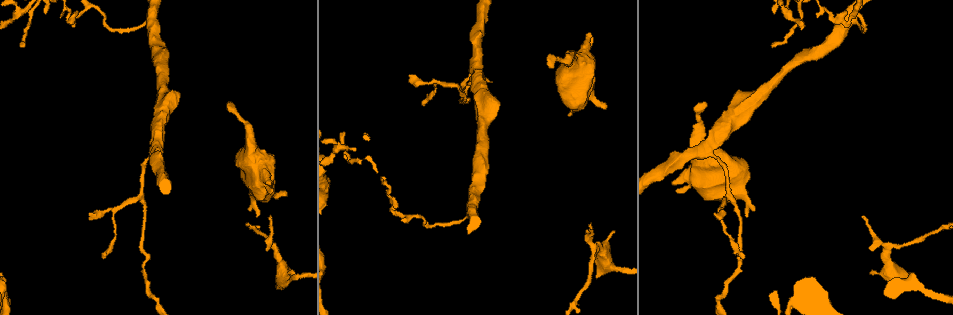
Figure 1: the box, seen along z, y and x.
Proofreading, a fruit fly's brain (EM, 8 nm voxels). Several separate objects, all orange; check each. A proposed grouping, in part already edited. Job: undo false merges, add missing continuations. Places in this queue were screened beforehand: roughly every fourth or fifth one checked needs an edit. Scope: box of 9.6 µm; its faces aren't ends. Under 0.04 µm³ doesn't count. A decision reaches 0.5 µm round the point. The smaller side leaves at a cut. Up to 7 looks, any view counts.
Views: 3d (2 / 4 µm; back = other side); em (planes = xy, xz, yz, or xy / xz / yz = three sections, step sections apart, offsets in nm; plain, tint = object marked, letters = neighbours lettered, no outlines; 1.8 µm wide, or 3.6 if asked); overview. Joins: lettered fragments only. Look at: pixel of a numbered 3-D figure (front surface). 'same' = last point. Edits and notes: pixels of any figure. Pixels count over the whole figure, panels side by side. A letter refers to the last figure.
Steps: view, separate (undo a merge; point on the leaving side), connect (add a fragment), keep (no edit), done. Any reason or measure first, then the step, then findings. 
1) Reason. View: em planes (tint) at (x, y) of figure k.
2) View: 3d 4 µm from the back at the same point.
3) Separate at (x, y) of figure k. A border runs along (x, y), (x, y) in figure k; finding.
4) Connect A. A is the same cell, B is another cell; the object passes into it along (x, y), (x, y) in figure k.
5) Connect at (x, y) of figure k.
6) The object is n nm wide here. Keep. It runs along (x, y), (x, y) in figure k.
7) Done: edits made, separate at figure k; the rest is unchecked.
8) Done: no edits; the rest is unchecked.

View: 3d 4 µm at (293, 278) of figure 1.

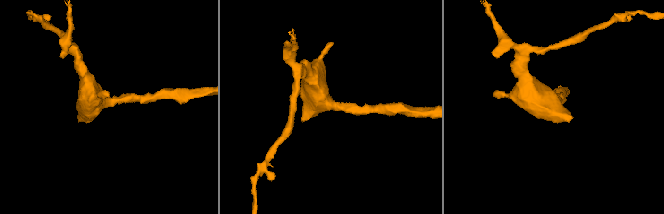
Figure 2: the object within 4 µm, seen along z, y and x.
Now the EM. View: em xz step 4 (tint) at (326, 100) of figure 2.

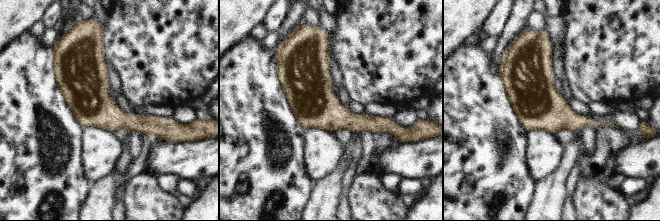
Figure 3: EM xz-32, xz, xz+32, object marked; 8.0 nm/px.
View: em planes (letters) at the same point.

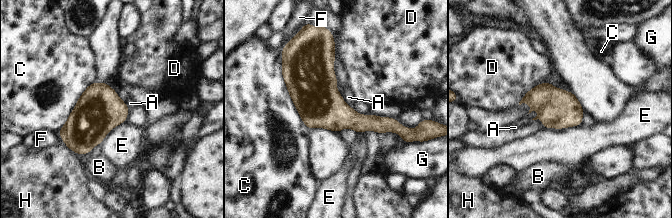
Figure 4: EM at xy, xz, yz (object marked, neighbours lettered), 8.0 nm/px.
Keep. A, B, C, D, E, F, G and H are other cells; a border runs along (341, 95), (342, 99), (352, 108) in figure 4; continuous, no second neuron.

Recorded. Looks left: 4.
Branch stops here. View: 3d 4 µm at (590, 224) of figure 1.

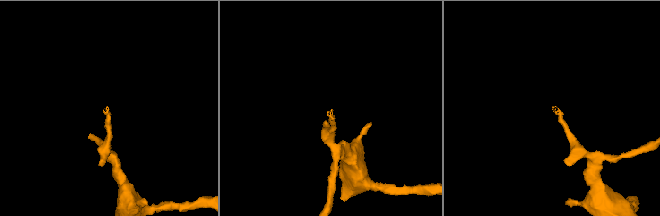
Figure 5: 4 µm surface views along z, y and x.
View: em yz step 16 (tint) at (331, 110) of figure 5.

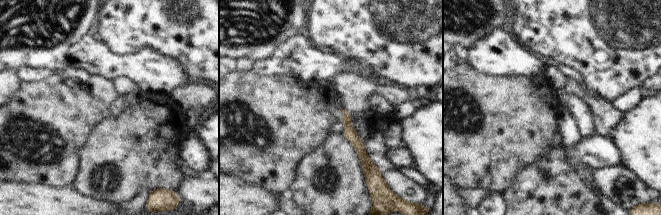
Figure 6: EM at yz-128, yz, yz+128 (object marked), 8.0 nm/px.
View: em planes (letters) at the same point.

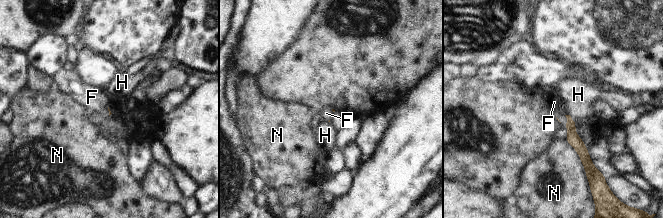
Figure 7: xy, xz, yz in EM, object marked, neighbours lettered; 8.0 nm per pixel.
Connect at (554, 102) of figure 7. F is the same cell, H and N are other cells; the object passes into it along (572, 138), (567, 121), (554, 102) in figure 7; it goes on there.

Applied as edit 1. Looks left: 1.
Stops while still wide. View: em planes (letters) at (606, 107) of figure 1.

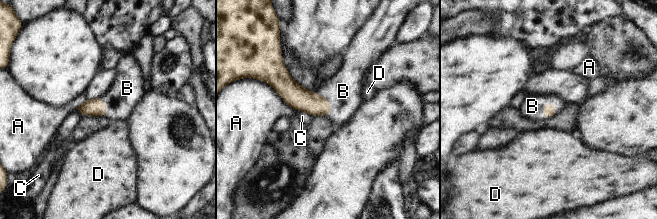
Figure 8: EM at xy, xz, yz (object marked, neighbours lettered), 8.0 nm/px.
Connect at (343, 91) of figure 8. B is the same cell, A, C and D are other cells; the object passes into it along (296, 96), (326, 100), (343, 91) in figure 8; it goes on there.

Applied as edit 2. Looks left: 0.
Done: edits made, connect at figure 7, connect at figure 8; the rest is unchecked.

